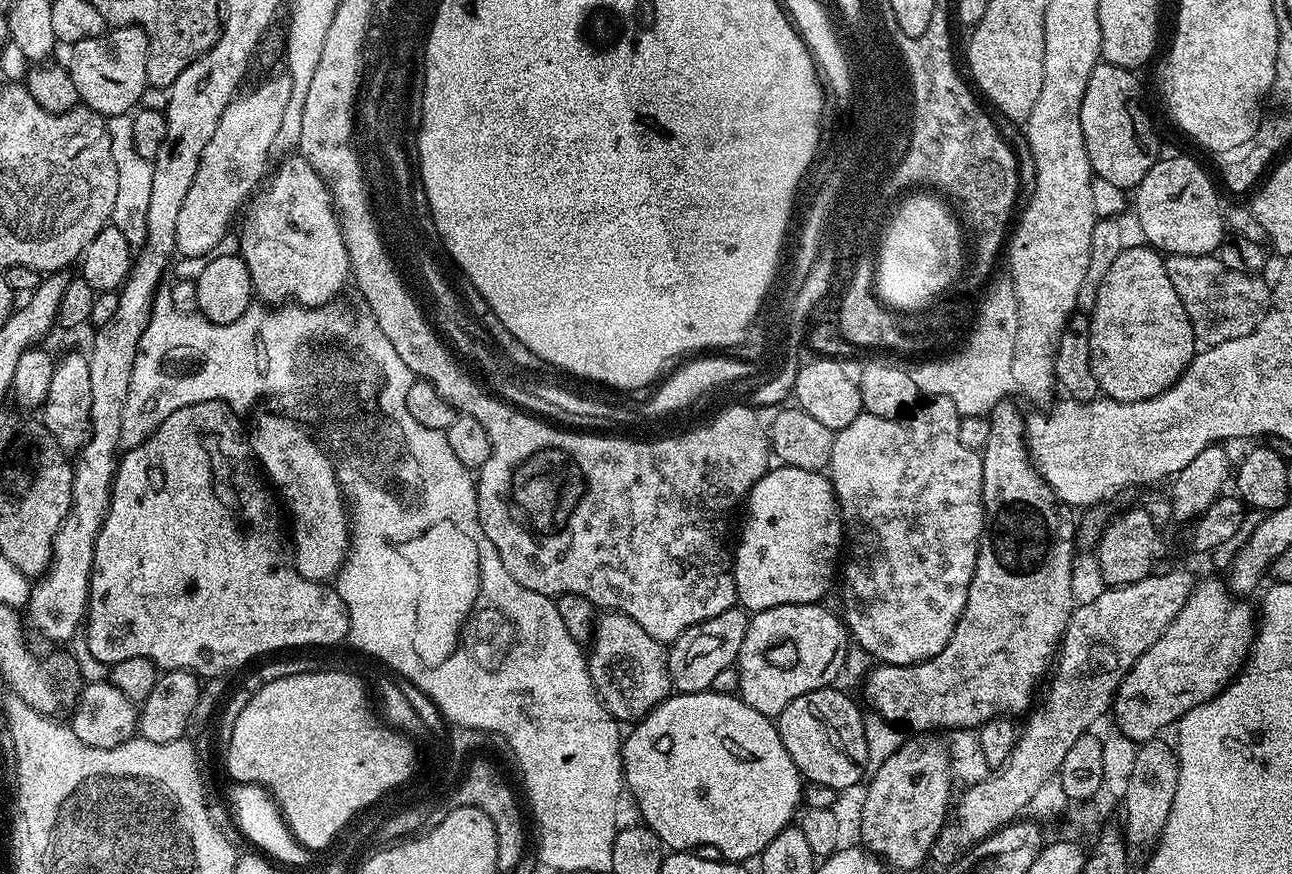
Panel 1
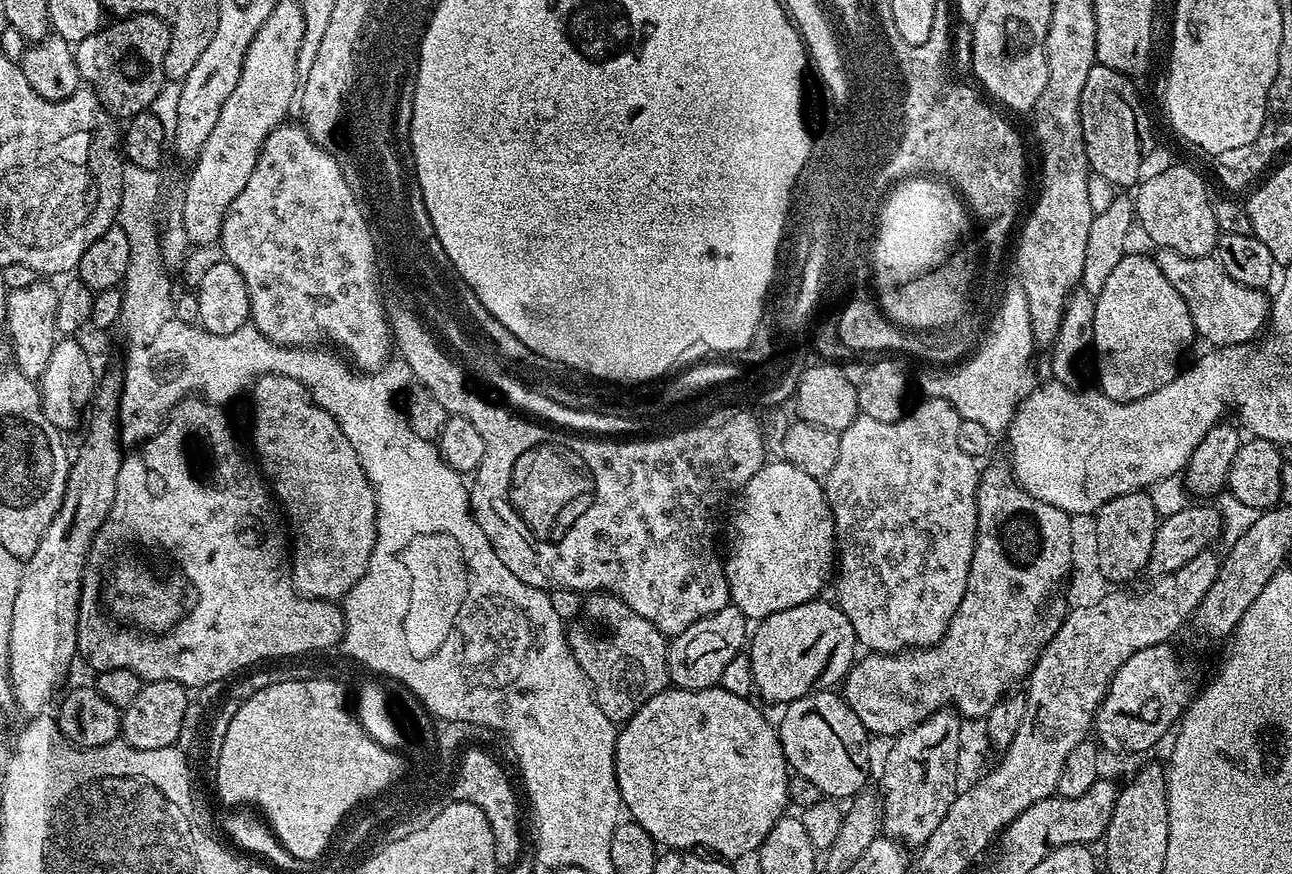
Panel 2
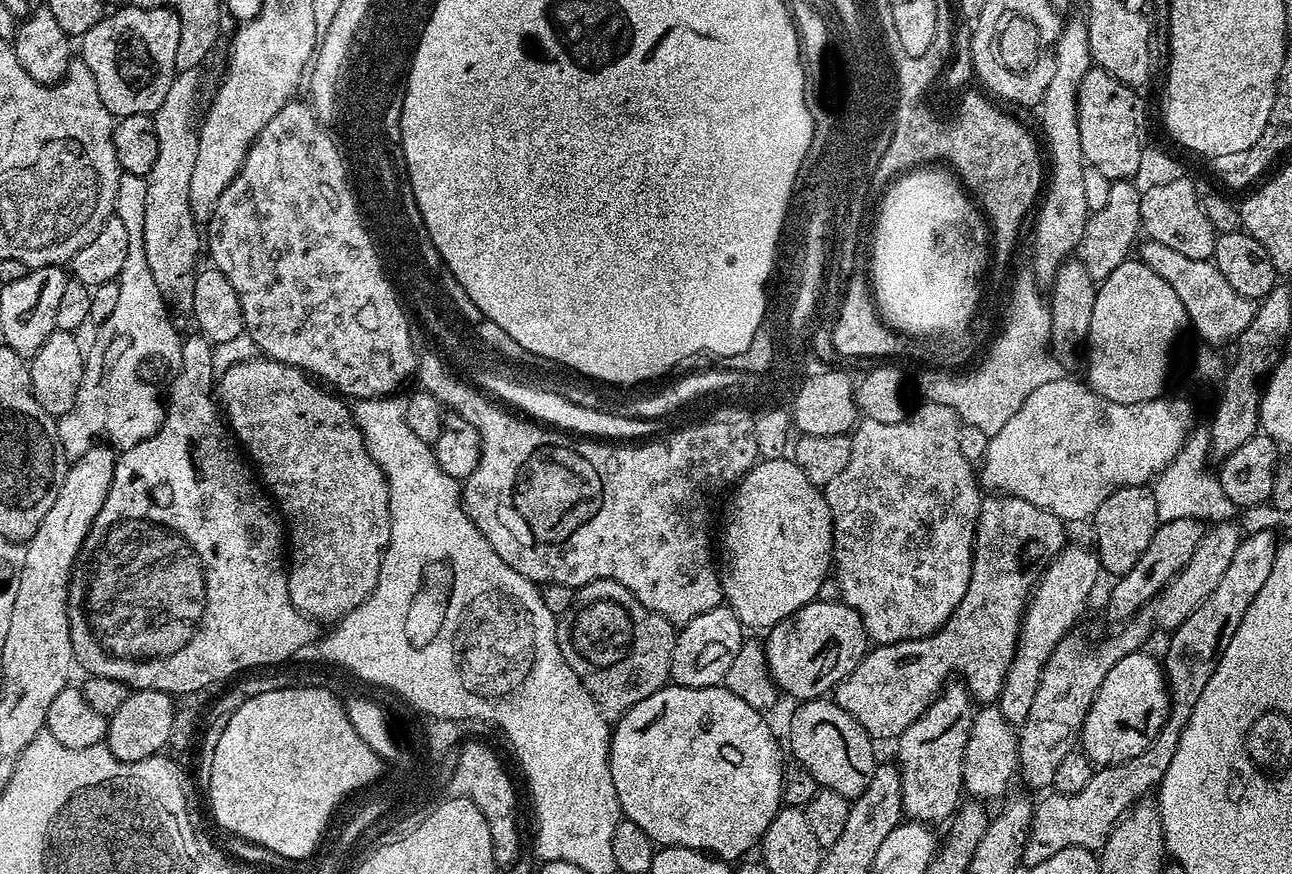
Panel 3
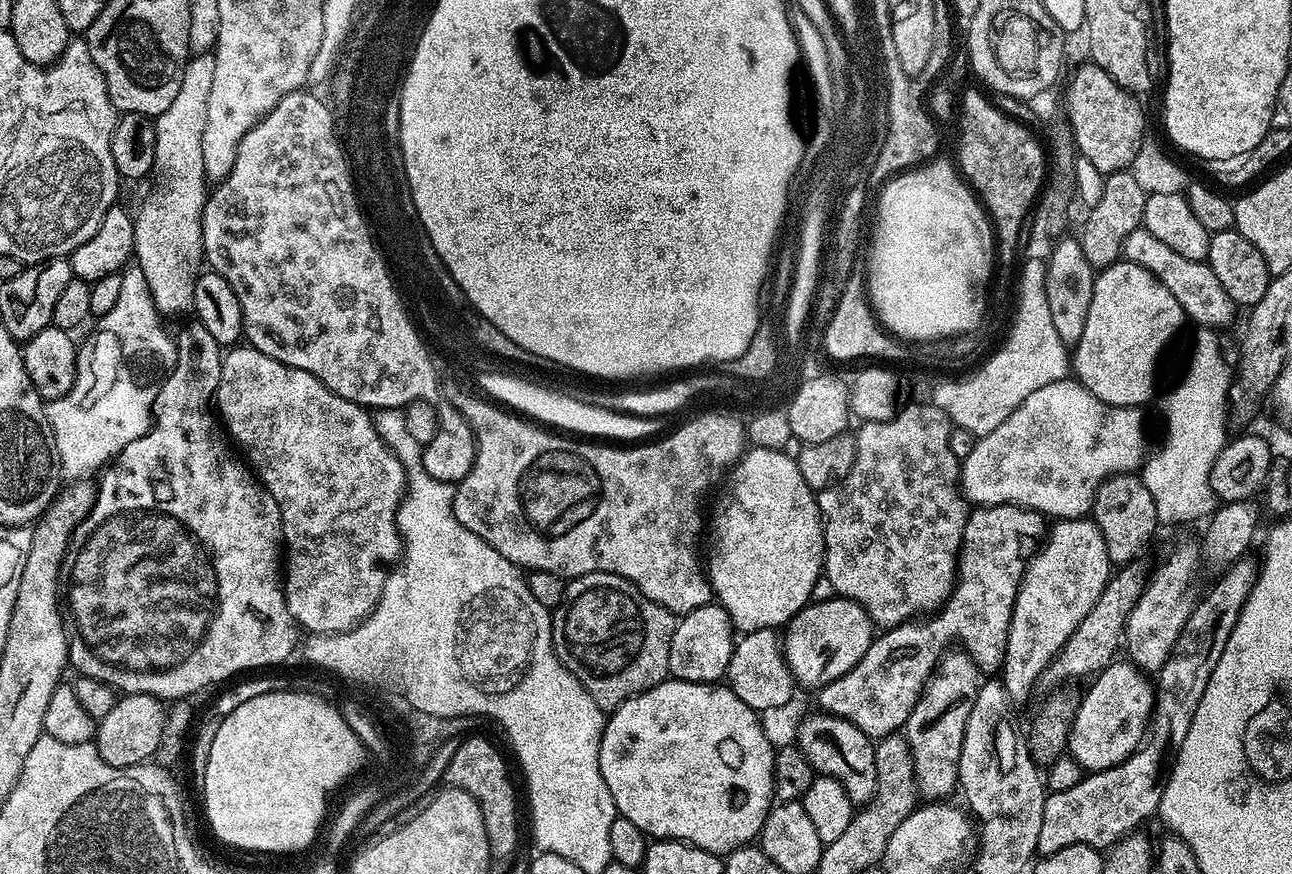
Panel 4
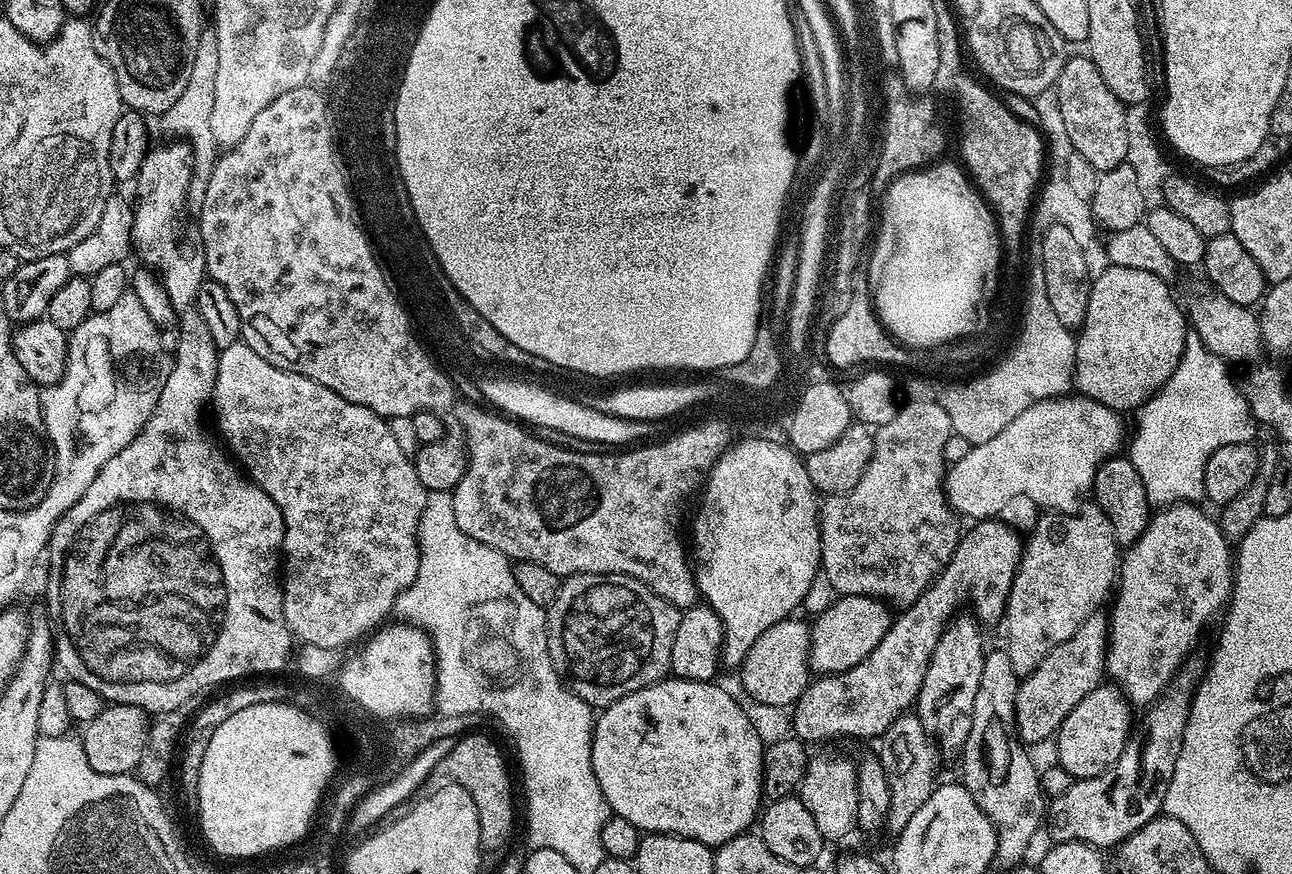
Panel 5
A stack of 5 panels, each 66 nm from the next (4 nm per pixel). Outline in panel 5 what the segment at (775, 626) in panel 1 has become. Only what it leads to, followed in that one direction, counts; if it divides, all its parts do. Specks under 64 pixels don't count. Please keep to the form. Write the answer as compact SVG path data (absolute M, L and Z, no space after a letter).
M840 596L824 613L817 615L810 624L808 666L813 673L849 672L862 658L882 642L894 616L889 605L873 596Z

